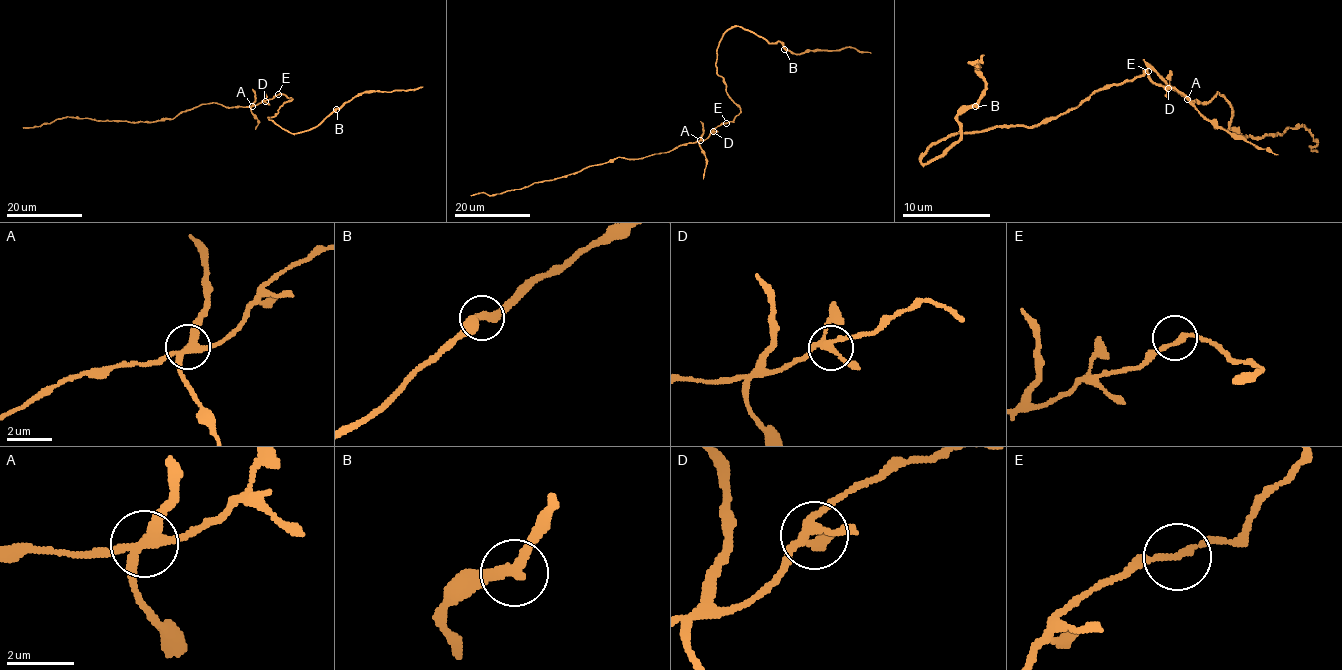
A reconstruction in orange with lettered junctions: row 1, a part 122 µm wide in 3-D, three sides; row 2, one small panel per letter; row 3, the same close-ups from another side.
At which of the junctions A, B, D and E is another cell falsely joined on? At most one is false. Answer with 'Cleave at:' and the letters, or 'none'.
Cleave at: A

